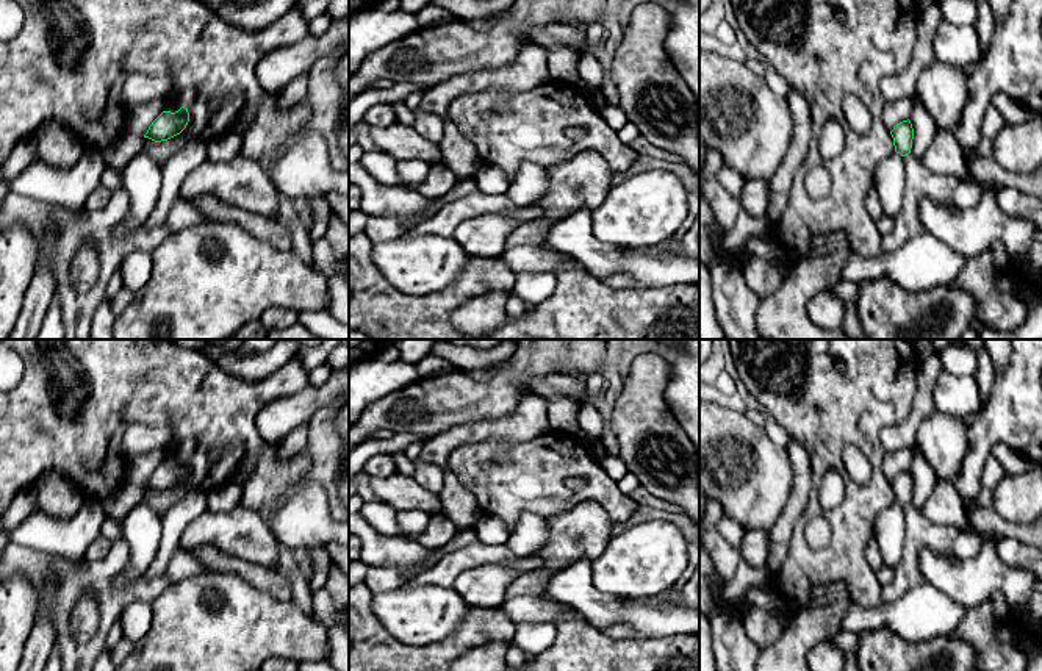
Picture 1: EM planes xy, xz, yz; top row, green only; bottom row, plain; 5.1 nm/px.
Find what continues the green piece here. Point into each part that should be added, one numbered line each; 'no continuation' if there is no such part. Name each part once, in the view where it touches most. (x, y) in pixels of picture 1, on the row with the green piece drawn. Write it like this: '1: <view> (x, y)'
no continuation

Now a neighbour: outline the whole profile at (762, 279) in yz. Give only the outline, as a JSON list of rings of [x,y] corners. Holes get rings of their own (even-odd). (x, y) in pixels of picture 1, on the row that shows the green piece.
[[[746,252],[748,263],[743,277],[749,289],[759,297],[771,296],[782,283],[784,277],[765,260]]]

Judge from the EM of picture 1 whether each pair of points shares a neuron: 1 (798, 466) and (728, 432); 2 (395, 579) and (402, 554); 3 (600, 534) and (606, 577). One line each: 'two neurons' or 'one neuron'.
1: two neurons
2: two neurons
3: two neurons

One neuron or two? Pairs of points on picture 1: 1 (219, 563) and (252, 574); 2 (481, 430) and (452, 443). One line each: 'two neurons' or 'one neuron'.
1: one neuron
2: one neuron

